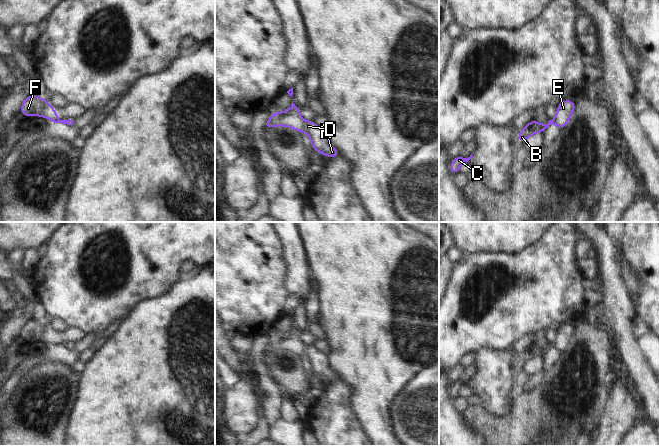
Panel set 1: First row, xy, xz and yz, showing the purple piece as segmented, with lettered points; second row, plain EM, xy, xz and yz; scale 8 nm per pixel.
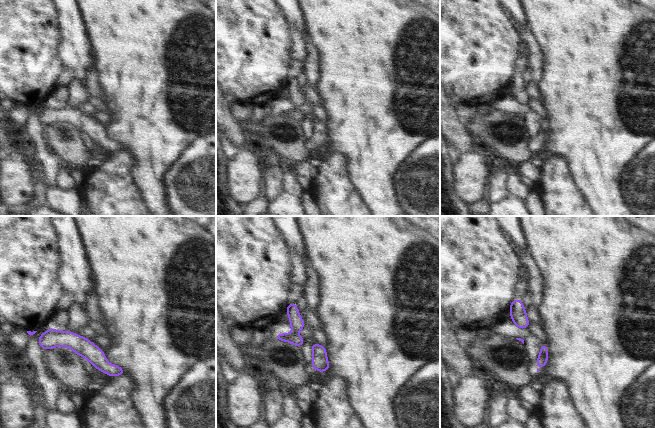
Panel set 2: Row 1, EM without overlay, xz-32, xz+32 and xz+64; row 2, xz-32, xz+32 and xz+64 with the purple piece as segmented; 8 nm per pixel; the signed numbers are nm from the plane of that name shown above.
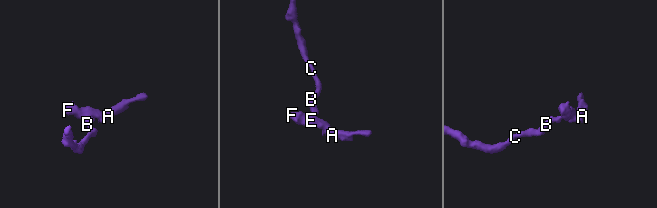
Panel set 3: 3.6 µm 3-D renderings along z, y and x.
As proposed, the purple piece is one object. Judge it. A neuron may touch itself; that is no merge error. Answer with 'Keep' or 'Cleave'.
Keep

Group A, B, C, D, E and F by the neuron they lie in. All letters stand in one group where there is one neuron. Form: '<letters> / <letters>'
A B C D E F

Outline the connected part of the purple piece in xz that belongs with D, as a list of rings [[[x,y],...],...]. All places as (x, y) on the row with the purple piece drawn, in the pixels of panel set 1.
[[[292,101],[290,108],[286,112],[274,112],[267,120],[265,128],[275,126],[286,126],[295,129],[298,132],[305,131],[311,140],[313,148],[321,154],[328,157],[337,157],[339,152],[335,147],[329,144],[327,132],[318,127],[313,121],[306,121],[299,116],[301,109],[297,108]]]

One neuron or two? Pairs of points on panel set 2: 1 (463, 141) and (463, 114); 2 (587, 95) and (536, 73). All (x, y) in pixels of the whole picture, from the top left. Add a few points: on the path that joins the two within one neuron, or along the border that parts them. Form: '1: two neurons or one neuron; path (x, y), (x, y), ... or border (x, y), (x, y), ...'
1: two neurons; border (454, 102), (454, 113), (463, 121)
2: two neurons; border (541, 51), (542, 75), (537, 84)

